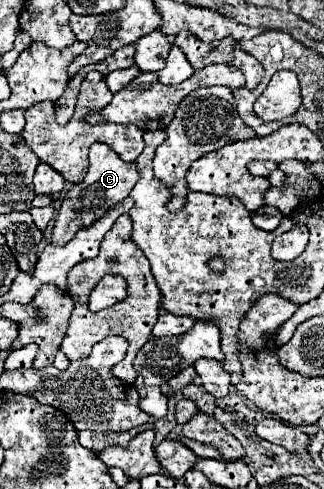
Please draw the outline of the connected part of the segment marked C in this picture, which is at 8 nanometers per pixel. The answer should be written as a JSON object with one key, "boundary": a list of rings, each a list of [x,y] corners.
{"boundary":[[[96,142],[90,148],[90,166],[88,166],[84,180],[74,184],[62,200],[62,206],[60,206],[60,212],[54,222],[54,230],[52,230],[52,244],[66,246],[76,236],[78,230],[92,226],[116,202],[124,200],[130,194],[130,188],[134,188],[136,180],[138,180],[138,172],[136,172],[134,162],[124,162],[108,144]]]}

